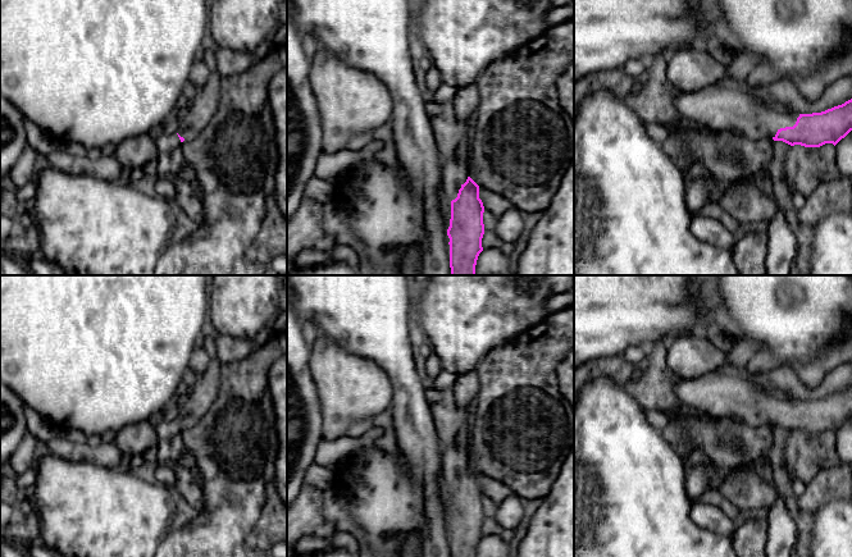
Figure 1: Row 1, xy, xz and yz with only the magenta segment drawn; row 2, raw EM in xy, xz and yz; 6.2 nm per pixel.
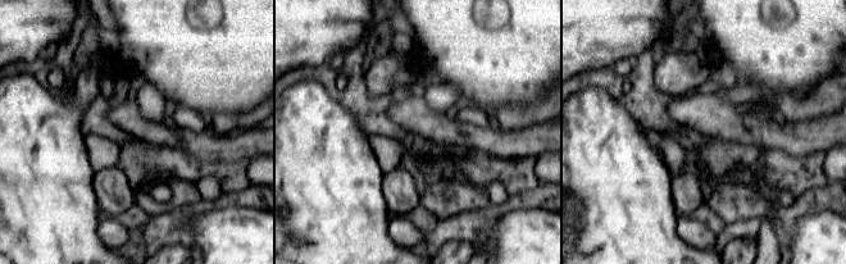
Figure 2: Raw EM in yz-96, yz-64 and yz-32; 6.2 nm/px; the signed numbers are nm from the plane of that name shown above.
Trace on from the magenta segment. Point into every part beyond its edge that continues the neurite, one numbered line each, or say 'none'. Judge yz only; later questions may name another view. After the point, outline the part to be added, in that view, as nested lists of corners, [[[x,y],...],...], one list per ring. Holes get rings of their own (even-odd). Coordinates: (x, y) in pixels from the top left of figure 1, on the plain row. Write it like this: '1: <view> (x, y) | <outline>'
1: yz (718, 393) | [[[716,370],[693,379],[679,379],[674,392],[685,408],[721,417],[738,415],[755,423],[775,424],[780,415],[793,414],[799,403],[792,396],[771,396],[743,373]]]

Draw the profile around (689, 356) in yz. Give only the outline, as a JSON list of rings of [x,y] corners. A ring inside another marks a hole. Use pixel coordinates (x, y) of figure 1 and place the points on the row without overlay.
[[[701,333],[669,341],[668,365],[679,379],[693,379],[716,370],[732,370],[726,352],[715,347]]]

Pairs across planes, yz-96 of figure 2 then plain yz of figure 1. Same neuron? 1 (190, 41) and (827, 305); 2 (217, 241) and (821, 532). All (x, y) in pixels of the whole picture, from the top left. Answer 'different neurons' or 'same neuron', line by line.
1: same neuron
2: same neuron

